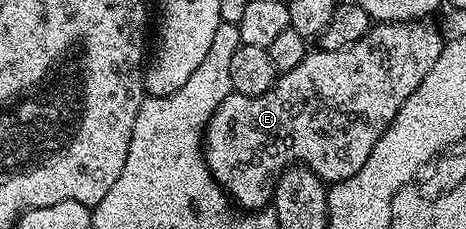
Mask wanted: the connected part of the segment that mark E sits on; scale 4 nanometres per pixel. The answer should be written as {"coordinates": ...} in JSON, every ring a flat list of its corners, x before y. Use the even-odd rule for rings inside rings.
{"coordinates":[[431,20,381,22,372,25,371,29,365,32,365,36,361,36,361,40,350,42,348,46,342,46,336,50,312,49,301,60,301,64,297,64,297,68,279,74,274,84,261,96,245,96,234,92,225,96,225,100,221,100,219,107,211,113,211,119,207,121,207,129,203,132,203,158,207,161,207,167,211,170,212,179,227,191,236,207,247,212,262,210,272,201,275,181,282,176,283,171,288,166,296,164,305,166,312,170,324,184,345,184,355,177,355,173,361,168,361,164,365,164,365,160,369,158,369,152,379,145,379,140,385,132,385,128,389,126,393,116,401,108,401,104,405,104,405,100,409,100,409,96,413,96,417,84,421,84,421,80,425,80,426,74,429,73,429,68,433,68,437,64,437,56,441,56,444,45,445,37,443,38,442,32,431,23]]}

